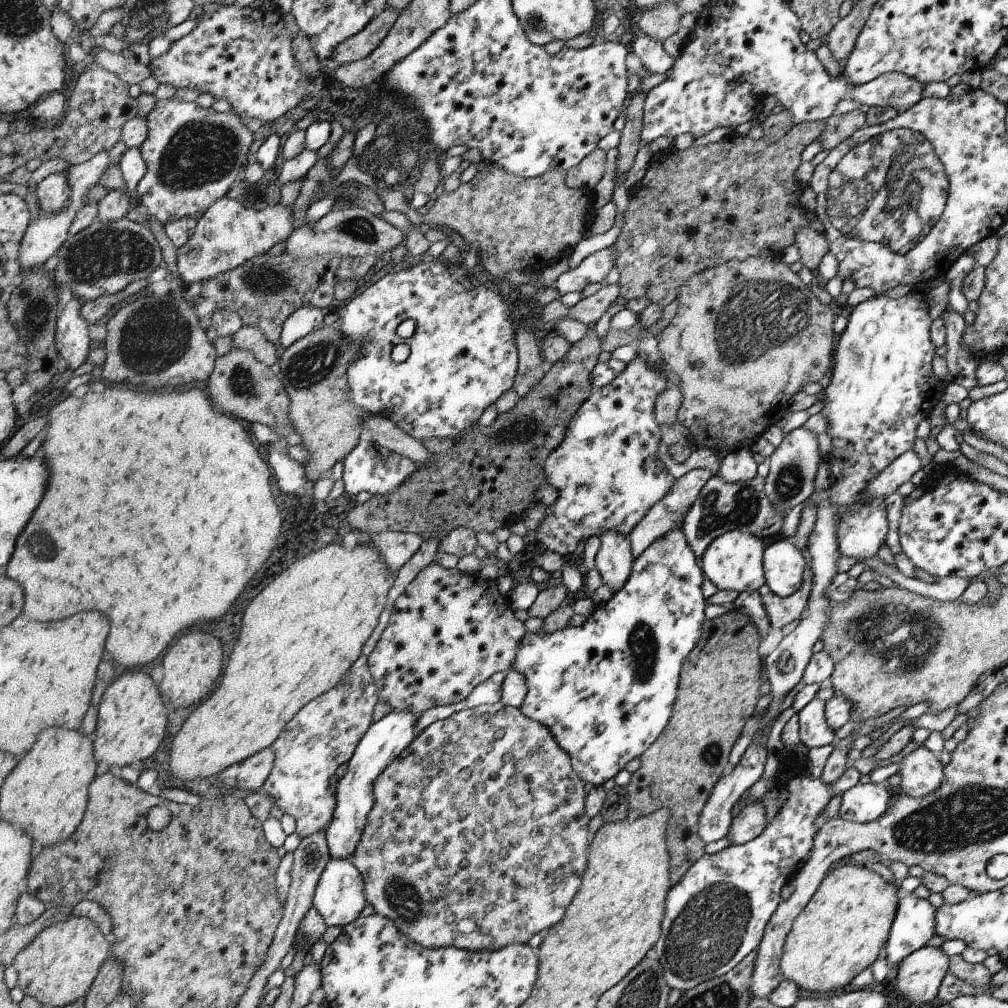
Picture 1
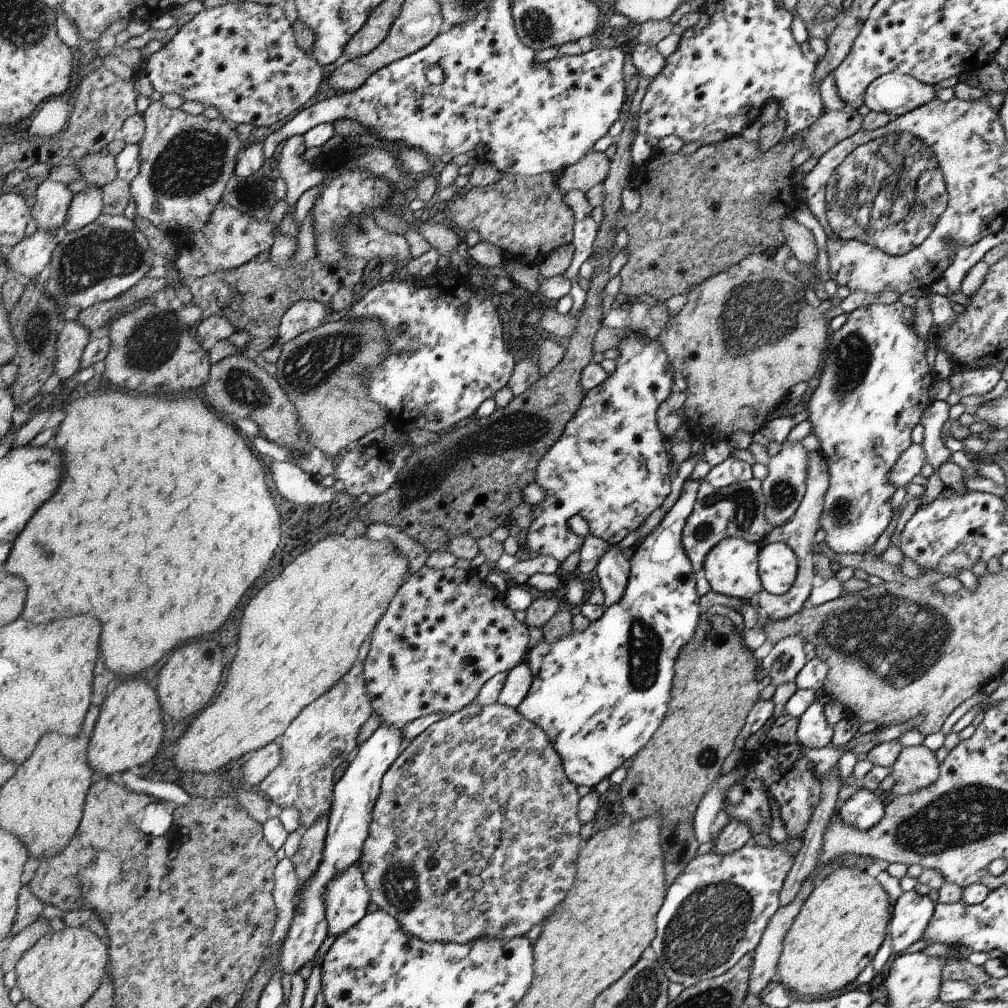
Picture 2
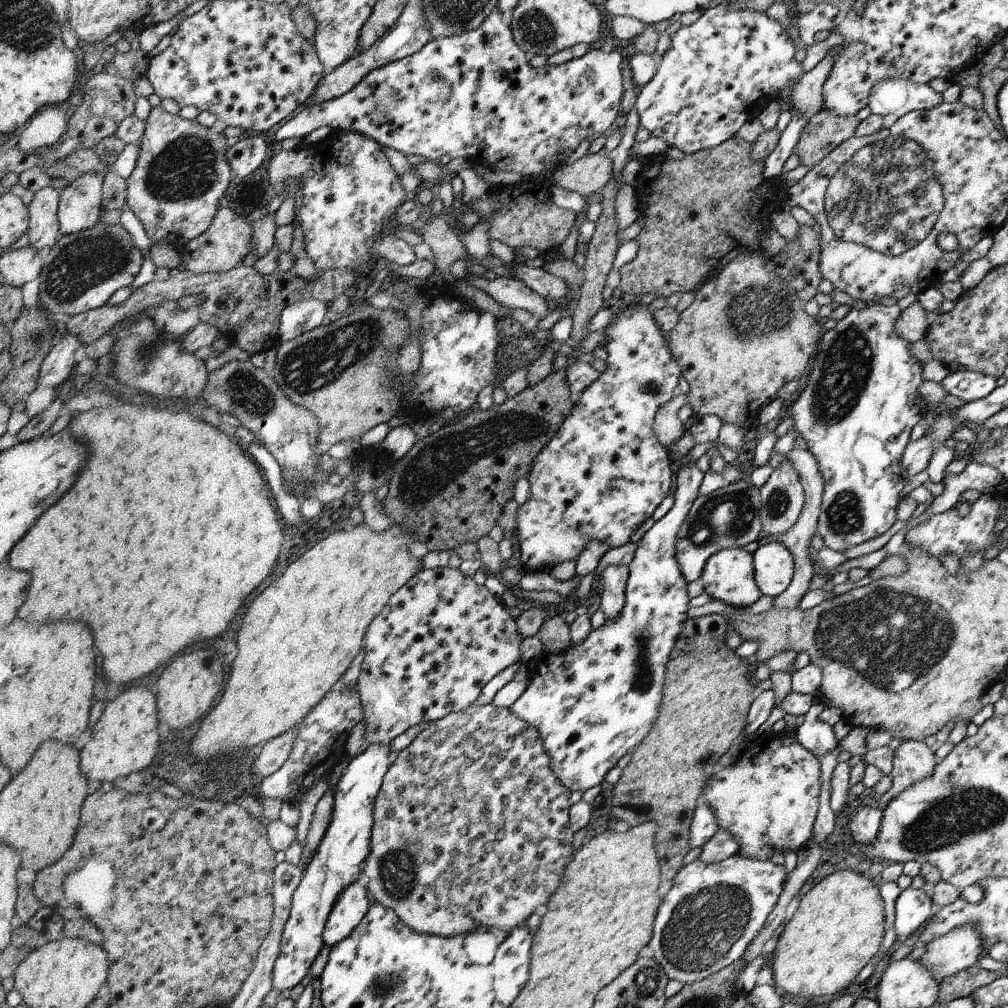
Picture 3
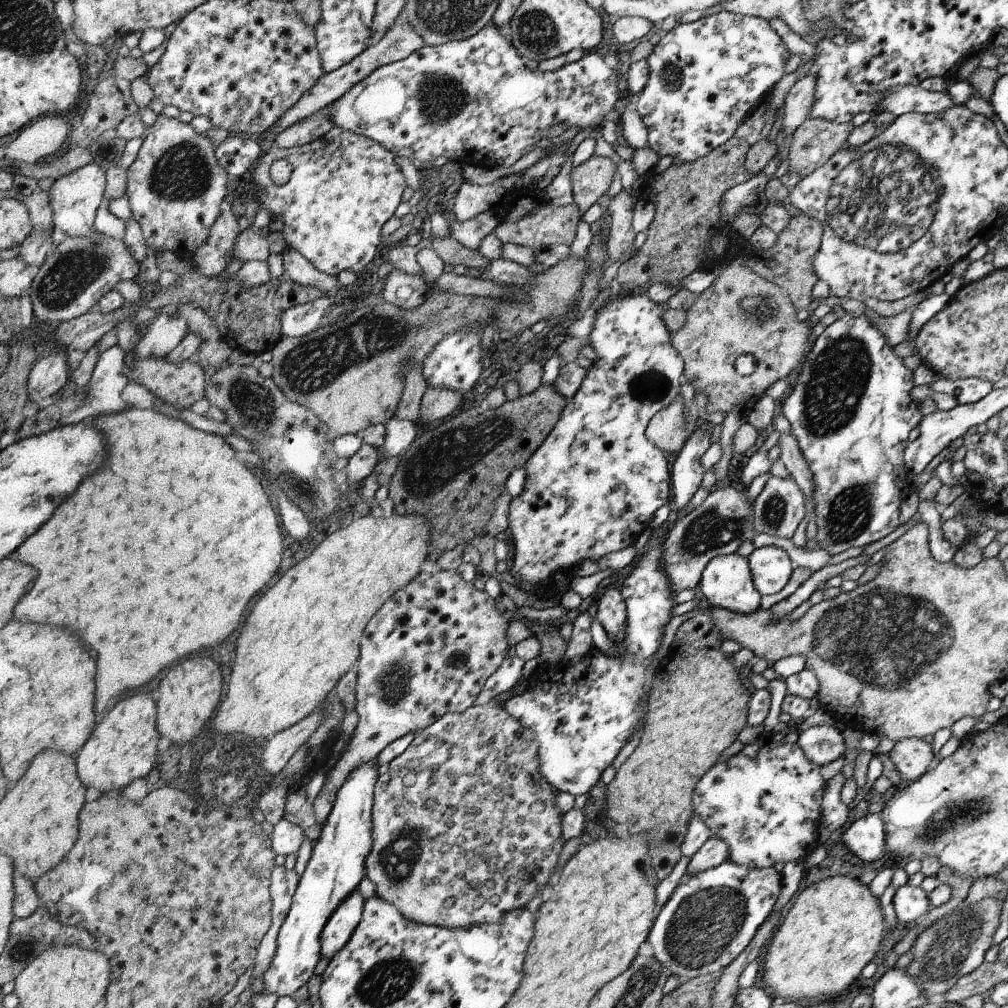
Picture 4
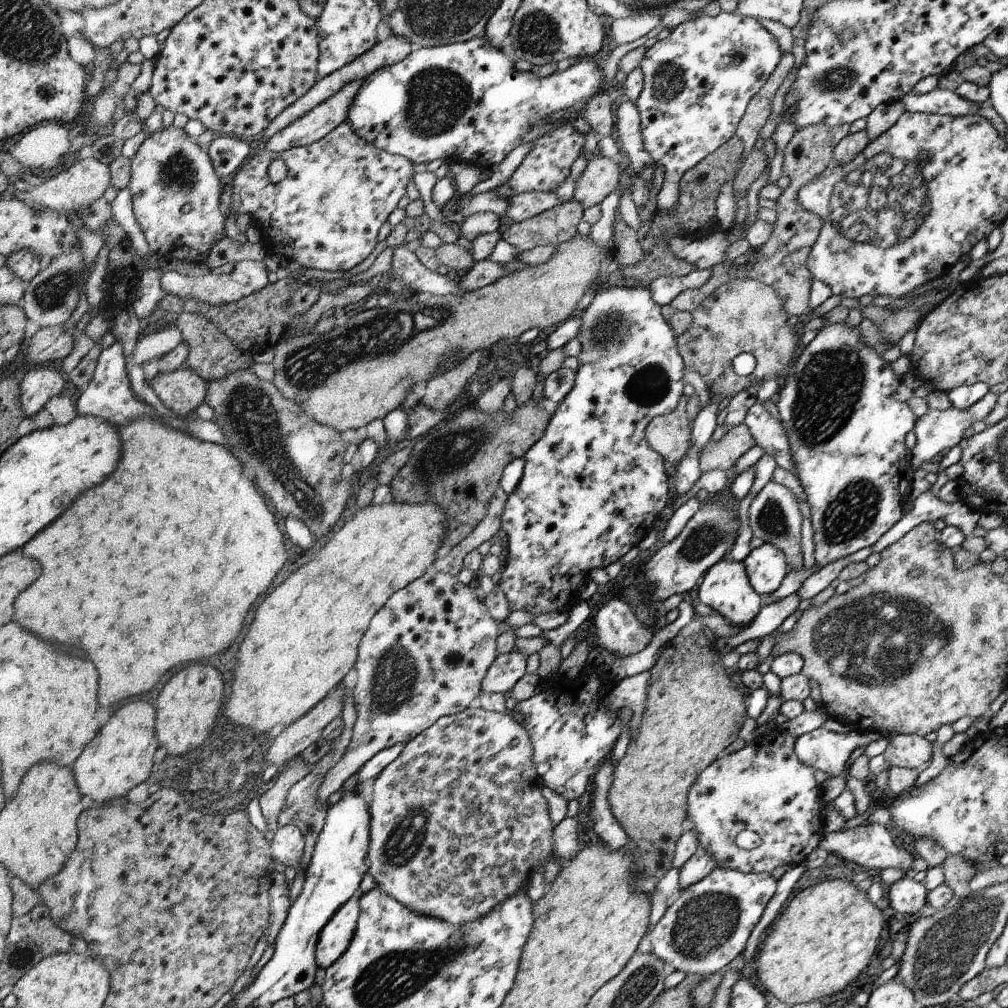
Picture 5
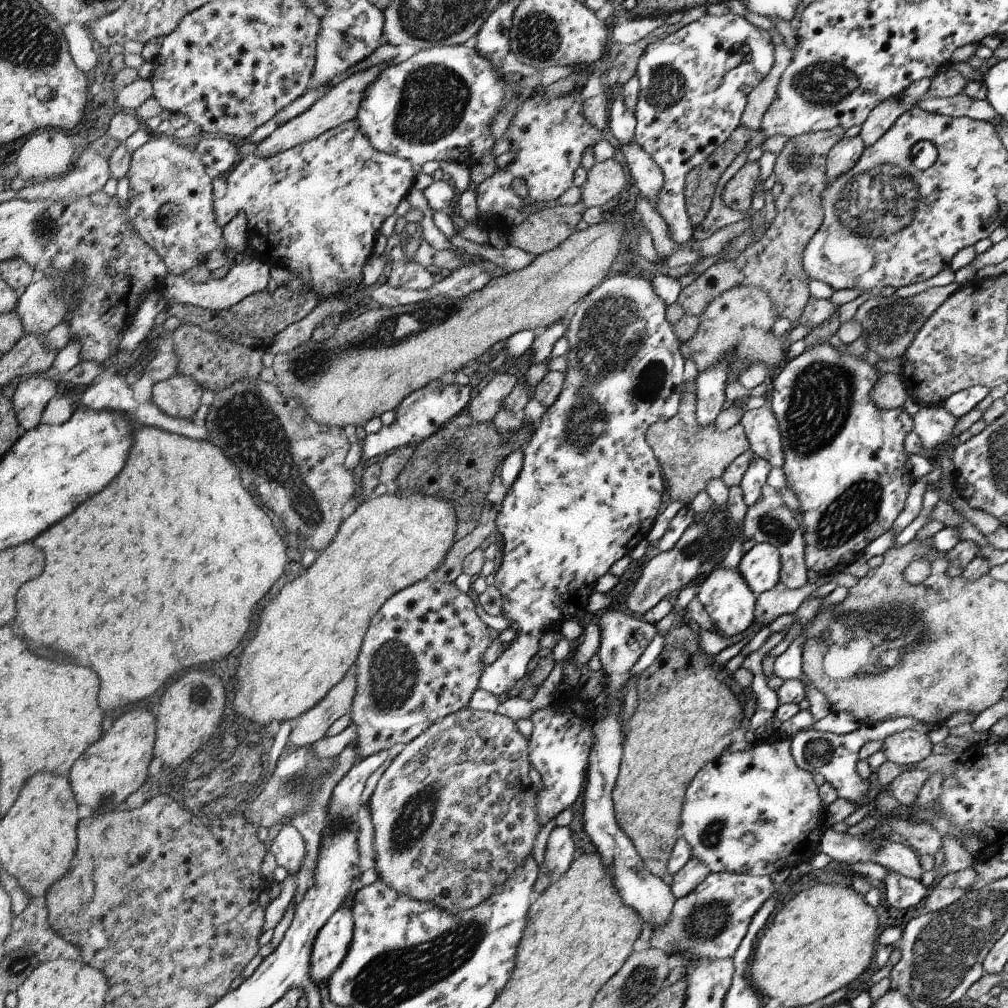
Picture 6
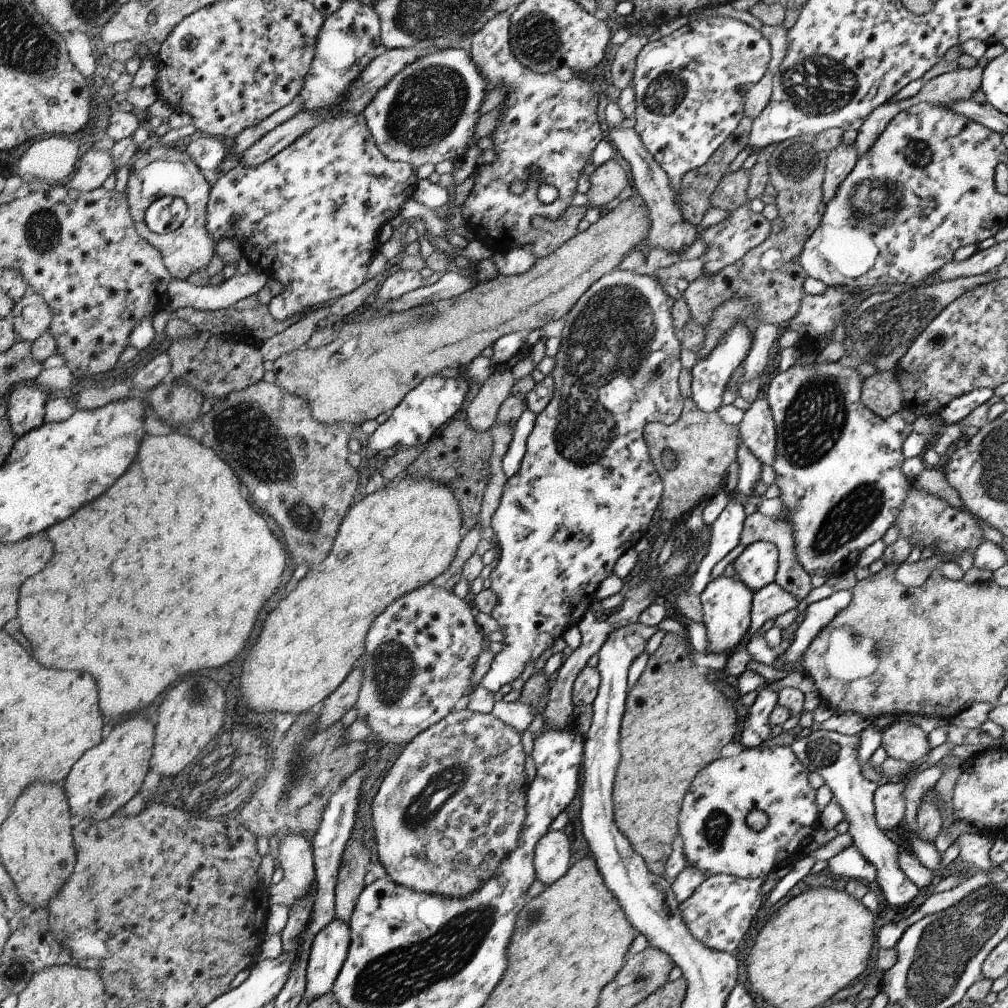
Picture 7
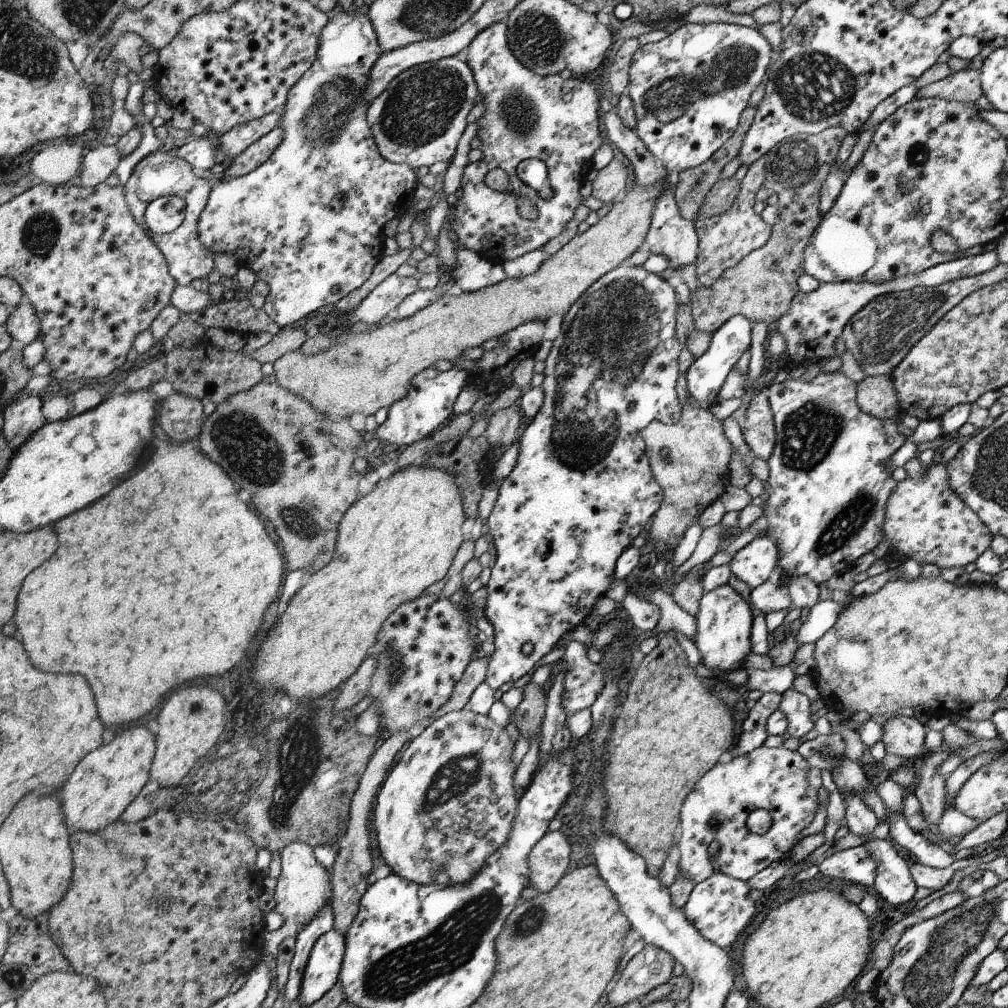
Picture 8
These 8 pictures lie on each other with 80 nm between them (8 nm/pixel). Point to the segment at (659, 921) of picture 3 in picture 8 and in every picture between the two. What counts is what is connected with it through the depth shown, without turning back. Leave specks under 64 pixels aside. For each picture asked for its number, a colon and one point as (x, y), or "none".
4: (709, 921)
5: (707, 925)
6: (711, 921)
7: (719, 912)
8: (719, 907)

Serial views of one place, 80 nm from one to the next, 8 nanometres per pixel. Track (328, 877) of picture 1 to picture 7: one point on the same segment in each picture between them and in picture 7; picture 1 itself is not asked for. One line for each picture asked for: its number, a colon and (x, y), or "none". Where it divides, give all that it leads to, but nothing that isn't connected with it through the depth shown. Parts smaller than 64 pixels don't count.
2: (347, 897)
3: (352, 905)
4: (338, 932)
5: (335, 938)
6: (333, 942)
7: (327, 957)

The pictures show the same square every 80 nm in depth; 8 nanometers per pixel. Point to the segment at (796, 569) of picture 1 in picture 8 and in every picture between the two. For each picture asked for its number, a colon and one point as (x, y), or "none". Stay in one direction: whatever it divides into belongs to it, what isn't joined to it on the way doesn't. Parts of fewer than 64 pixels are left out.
2: (778, 563)
3: (774, 565)
4: (771, 567)
5: (766, 565)
6: (761, 566)
7: (757, 565)
8: (753, 564)

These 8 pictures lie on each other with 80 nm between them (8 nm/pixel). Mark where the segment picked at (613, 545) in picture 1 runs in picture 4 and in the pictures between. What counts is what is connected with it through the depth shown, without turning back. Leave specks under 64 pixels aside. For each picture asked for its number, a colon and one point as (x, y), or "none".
2: (613, 570)
3: (612, 587)
4: (611, 612)

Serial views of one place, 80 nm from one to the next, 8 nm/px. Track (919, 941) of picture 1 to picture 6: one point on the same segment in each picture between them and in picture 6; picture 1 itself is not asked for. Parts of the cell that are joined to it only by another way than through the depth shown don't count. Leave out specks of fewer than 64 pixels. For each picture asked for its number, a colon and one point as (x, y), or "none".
2: (913, 912)
3: (913, 908)
4: (909, 901)
5: (907, 896)
6: (899, 891)

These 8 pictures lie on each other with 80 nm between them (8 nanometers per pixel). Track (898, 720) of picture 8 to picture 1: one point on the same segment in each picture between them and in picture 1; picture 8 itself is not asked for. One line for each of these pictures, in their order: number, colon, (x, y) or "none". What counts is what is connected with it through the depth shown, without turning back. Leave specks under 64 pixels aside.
1: (921, 772)
2: (916, 767)
3: (913, 761)
4: (911, 756)
5: (909, 751)
6: (908, 746)
7: (903, 740)

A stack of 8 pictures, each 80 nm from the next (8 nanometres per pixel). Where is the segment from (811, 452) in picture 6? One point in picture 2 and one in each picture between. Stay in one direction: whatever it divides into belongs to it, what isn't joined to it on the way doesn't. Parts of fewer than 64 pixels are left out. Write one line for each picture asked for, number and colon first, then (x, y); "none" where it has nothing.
2: (874, 380)
3: (862, 400)
4: (851, 411)
5: (846, 432)

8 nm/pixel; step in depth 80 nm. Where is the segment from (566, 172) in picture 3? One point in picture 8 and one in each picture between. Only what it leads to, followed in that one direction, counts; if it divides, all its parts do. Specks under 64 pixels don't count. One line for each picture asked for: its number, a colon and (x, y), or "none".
4: (591, 180)
5: (603, 175)
6: (605, 180)
7: (607, 181)
8: (611, 181)

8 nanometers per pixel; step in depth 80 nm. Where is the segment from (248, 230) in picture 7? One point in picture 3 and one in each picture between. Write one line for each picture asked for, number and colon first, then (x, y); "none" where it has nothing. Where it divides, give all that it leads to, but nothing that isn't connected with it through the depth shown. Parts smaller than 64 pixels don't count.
3: (348, 190)
4: (344, 187)
5: (325, 214)
6: (315, 209)

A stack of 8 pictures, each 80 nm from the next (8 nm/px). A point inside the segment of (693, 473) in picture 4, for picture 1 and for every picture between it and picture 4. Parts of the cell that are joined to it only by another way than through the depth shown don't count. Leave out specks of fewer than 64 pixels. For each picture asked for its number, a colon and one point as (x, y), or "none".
1: (607, 689)
2: (600, 695)
3: (591, 704)

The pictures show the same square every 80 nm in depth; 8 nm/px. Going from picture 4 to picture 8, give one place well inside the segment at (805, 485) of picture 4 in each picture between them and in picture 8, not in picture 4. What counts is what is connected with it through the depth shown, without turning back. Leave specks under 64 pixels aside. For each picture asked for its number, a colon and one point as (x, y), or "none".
5: (769, 433)
6: (761, 427)
7: (758, 432)
8: (758, 426)

